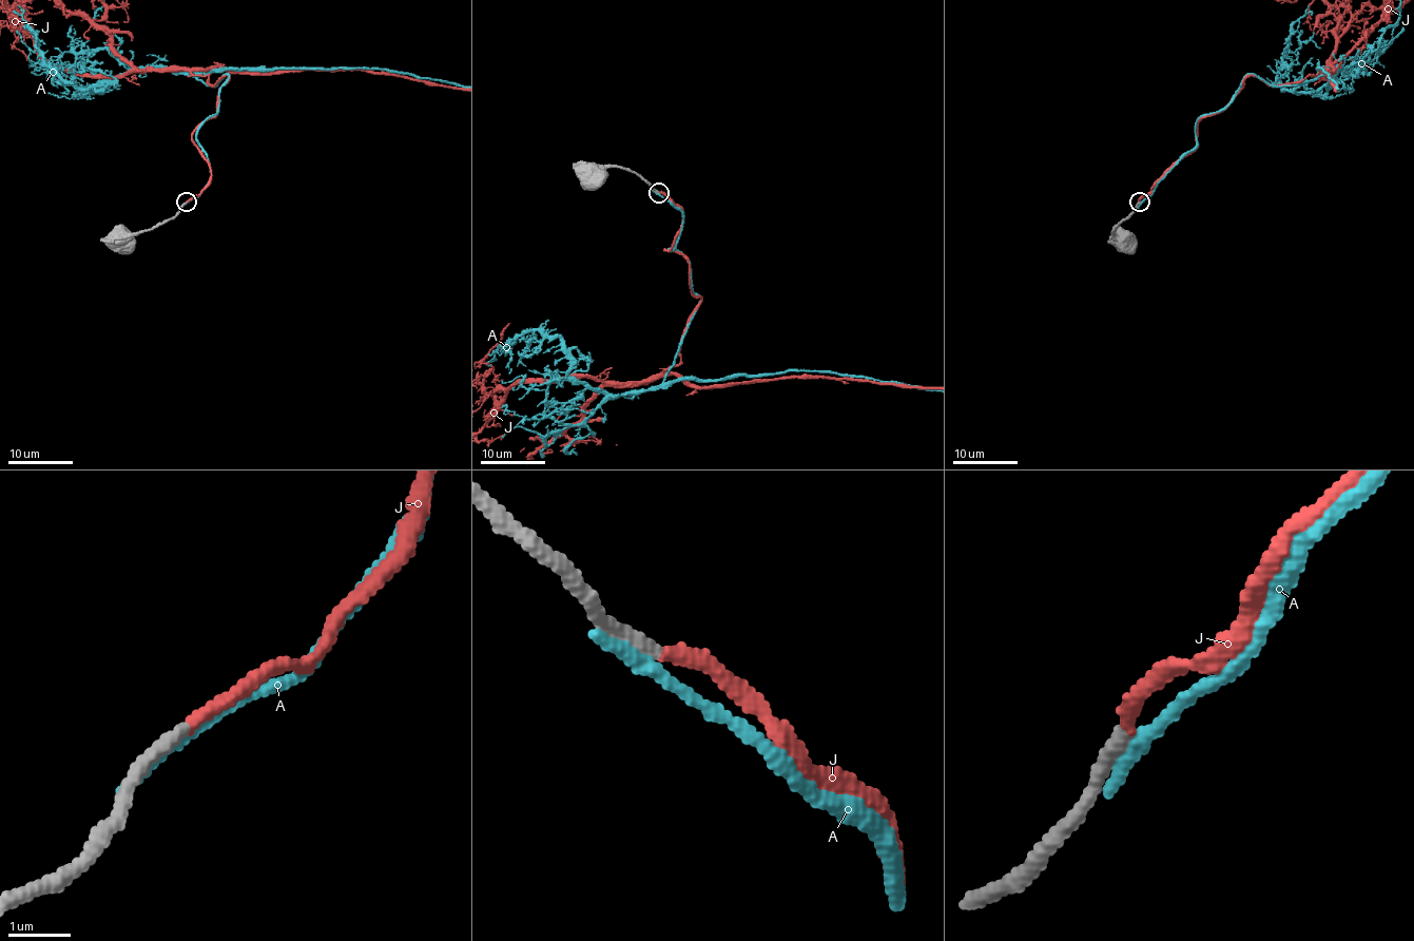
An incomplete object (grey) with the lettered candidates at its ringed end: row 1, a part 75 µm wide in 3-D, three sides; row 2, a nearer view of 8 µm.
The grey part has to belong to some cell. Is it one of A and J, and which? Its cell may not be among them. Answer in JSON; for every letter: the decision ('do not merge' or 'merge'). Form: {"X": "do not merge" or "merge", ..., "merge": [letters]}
{"A": "do not merge", "J": "merge", "merge": ["J"]}

